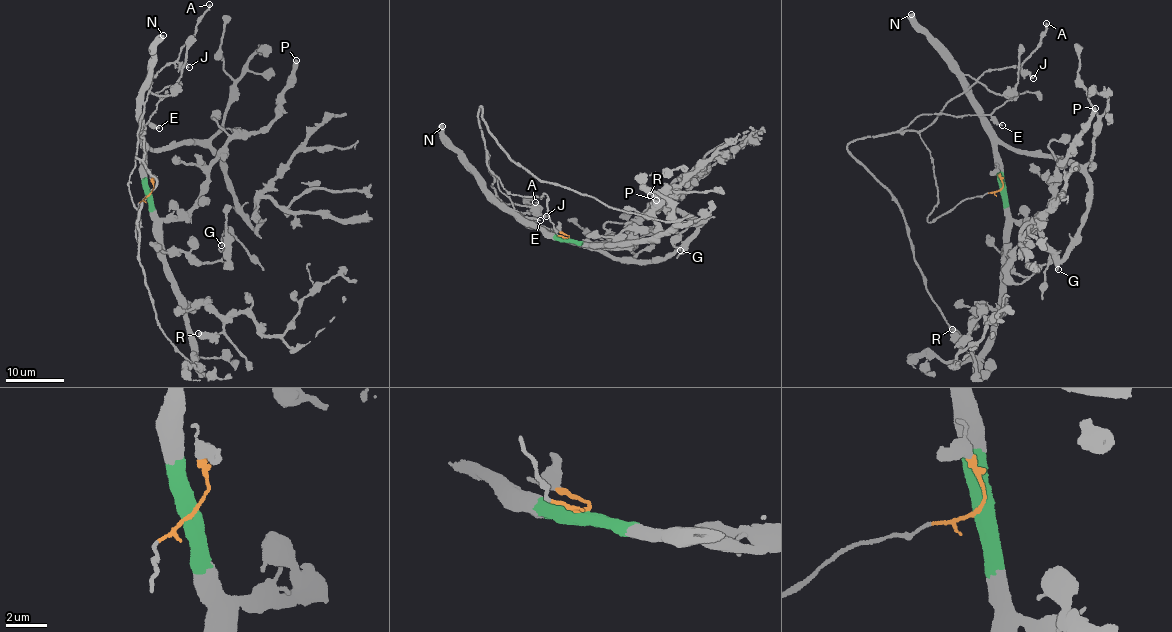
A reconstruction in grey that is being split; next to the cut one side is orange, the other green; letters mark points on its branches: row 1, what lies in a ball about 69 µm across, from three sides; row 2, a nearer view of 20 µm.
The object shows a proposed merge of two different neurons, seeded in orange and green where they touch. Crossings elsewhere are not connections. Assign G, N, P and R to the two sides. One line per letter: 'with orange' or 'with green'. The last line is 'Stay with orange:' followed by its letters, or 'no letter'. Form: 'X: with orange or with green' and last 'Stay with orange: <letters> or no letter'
G: with green
N: with green
P: with green
R: with green
Stay with orange: no letter

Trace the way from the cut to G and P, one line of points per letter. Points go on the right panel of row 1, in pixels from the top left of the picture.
G: (1000, 190), (1005, 217), (1003, 255), (1014, 272), (1029, 277), (1054, 256), (1058, 269)
P: (1000, 190), (1012, 218), (1037, 223), (1053, 196), (1058, 166), (1065, 167), (1073, 139), (1096, 108)

